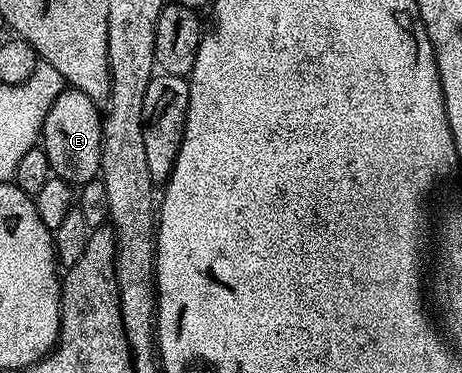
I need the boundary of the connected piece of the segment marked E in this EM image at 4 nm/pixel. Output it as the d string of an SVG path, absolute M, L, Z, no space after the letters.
M70 86L64 87L63 92L57 94L53 106L49 106L49 114L45 114L41 146L49 158L52 173L60 176L66 184L82 186L100 175L103 120L89 94Z

